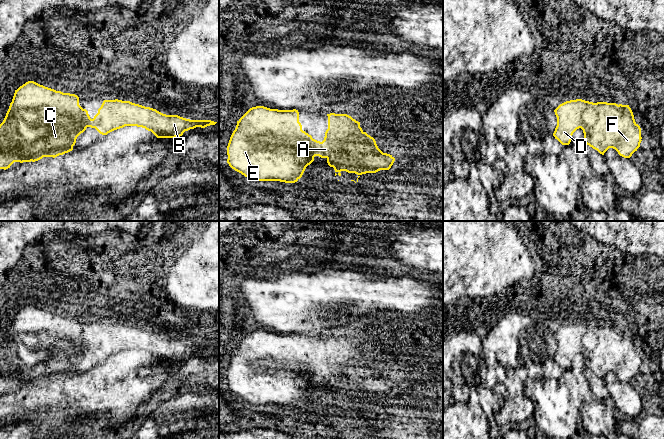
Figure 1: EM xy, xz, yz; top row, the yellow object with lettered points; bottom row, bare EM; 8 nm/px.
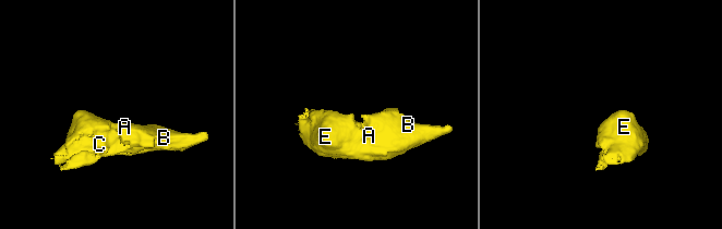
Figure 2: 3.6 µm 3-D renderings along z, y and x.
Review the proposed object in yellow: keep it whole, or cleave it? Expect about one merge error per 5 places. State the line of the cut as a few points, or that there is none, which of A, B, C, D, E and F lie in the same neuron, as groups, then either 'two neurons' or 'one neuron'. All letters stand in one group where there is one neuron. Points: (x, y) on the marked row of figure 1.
cut none; groups A B C D E F; one neuron

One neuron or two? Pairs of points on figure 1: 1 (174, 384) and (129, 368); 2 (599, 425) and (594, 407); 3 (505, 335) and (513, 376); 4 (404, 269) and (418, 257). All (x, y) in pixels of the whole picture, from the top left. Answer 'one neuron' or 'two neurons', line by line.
1: two neurons
2: one neuron
3: two neurons
4: two neurons

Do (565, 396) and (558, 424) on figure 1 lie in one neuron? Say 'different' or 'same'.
same

